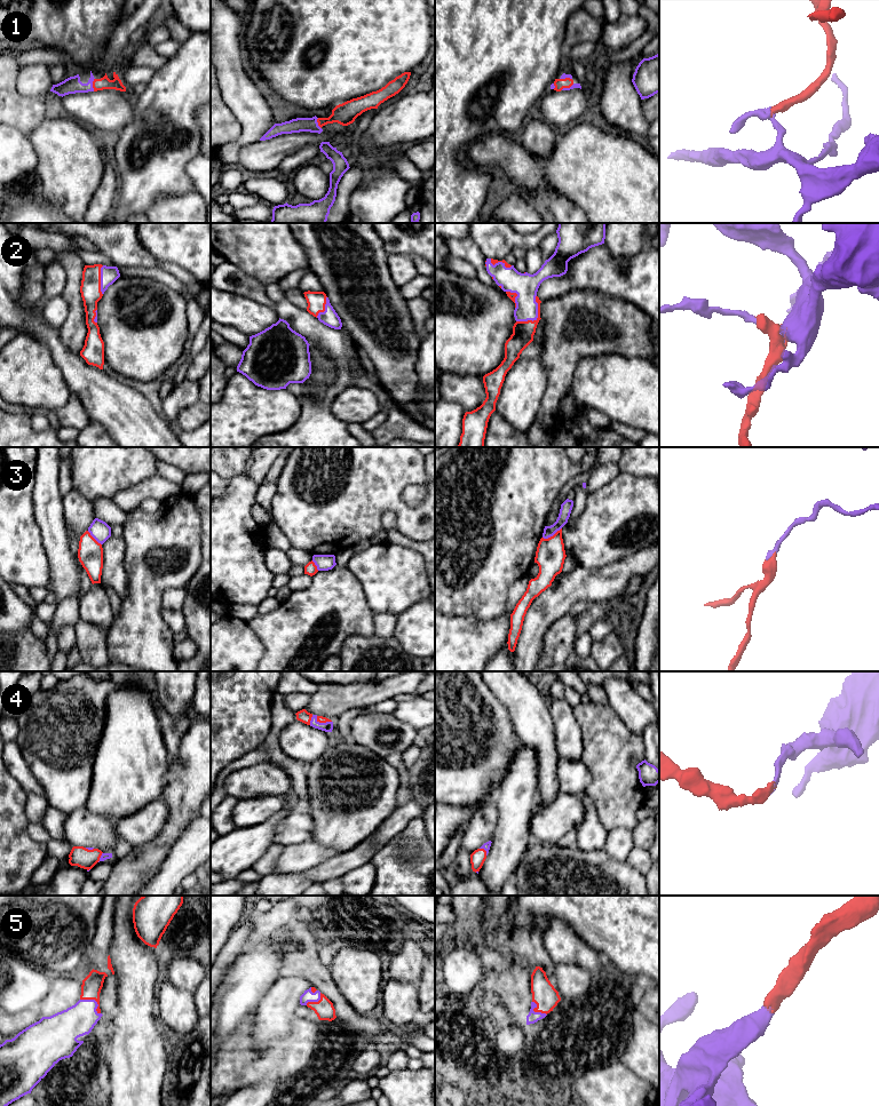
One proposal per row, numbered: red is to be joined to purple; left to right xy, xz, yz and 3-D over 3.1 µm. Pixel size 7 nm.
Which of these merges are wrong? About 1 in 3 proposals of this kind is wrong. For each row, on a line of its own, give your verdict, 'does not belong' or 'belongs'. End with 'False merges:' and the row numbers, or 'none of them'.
1: belongs
2: belongs
3: does not belong
4: belongs
5: belongs
False merges: 3

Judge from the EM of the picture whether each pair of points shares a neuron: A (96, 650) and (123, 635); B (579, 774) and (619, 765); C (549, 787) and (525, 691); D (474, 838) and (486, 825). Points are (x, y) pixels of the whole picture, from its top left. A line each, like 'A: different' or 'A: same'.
A: different
B: different
C: same
D: same

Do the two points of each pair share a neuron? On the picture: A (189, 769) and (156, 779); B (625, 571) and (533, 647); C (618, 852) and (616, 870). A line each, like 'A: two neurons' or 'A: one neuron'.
A: two neurons
B: one neuron
C: two neurons

